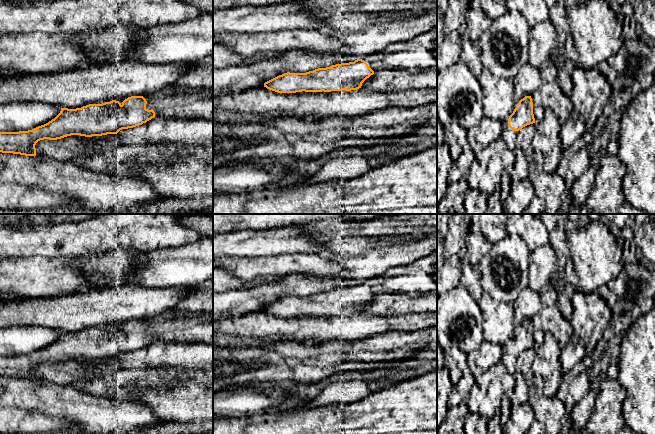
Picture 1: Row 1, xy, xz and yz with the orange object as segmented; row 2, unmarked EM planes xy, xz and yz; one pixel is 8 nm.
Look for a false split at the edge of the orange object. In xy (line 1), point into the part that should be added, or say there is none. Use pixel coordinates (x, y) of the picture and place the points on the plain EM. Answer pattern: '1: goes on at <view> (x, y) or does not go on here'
1: does not go on here

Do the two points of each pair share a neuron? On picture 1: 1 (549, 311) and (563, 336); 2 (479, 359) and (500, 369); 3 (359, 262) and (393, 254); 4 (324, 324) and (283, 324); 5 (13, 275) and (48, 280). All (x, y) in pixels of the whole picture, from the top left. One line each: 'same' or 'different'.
1: same
2: different
3: same
4: same
5: same

